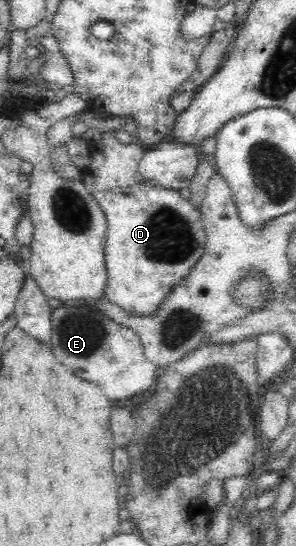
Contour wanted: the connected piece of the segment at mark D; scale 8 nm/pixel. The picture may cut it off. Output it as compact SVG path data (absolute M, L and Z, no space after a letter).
M104 132L100 140L91 142L91 161L83 168L81 180L86 189L98 202L106 218L104 237L104 263L108 277L104 287L105 298L116 306L140 317L150 316L159 311L162 299L170 289L188 275L194 263L202 257L206 249L207 235L202 223L202 214L189 198L182 197L178 189L160 187L137 176L140 160L148 151L148 146L135 139L121 143L112 132Z

